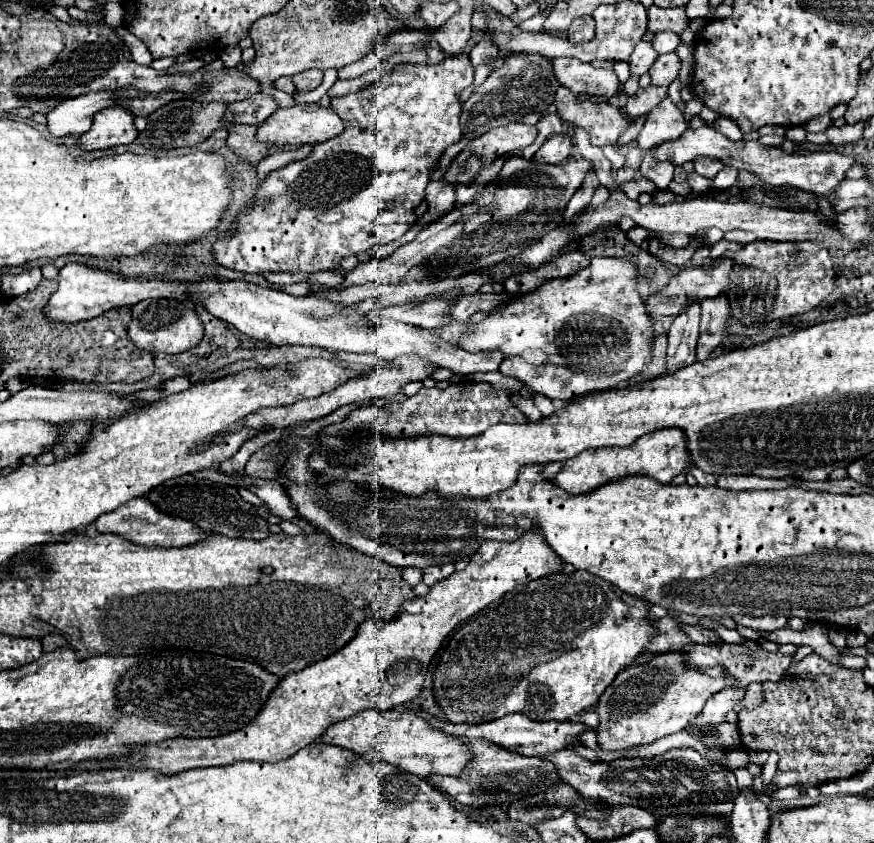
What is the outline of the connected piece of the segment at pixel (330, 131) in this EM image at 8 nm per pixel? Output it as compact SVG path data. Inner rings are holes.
M318 103L312 105L292 105L288 109L278 109L278 113L272 113L258 129L256 129L256 137L262 143L270 143L276 147L284 147L284 145L314 145L314 143L322 143L330 137L340 135L344 129L344 123L340 121L340 117L330 109L330 107L320 107Z

